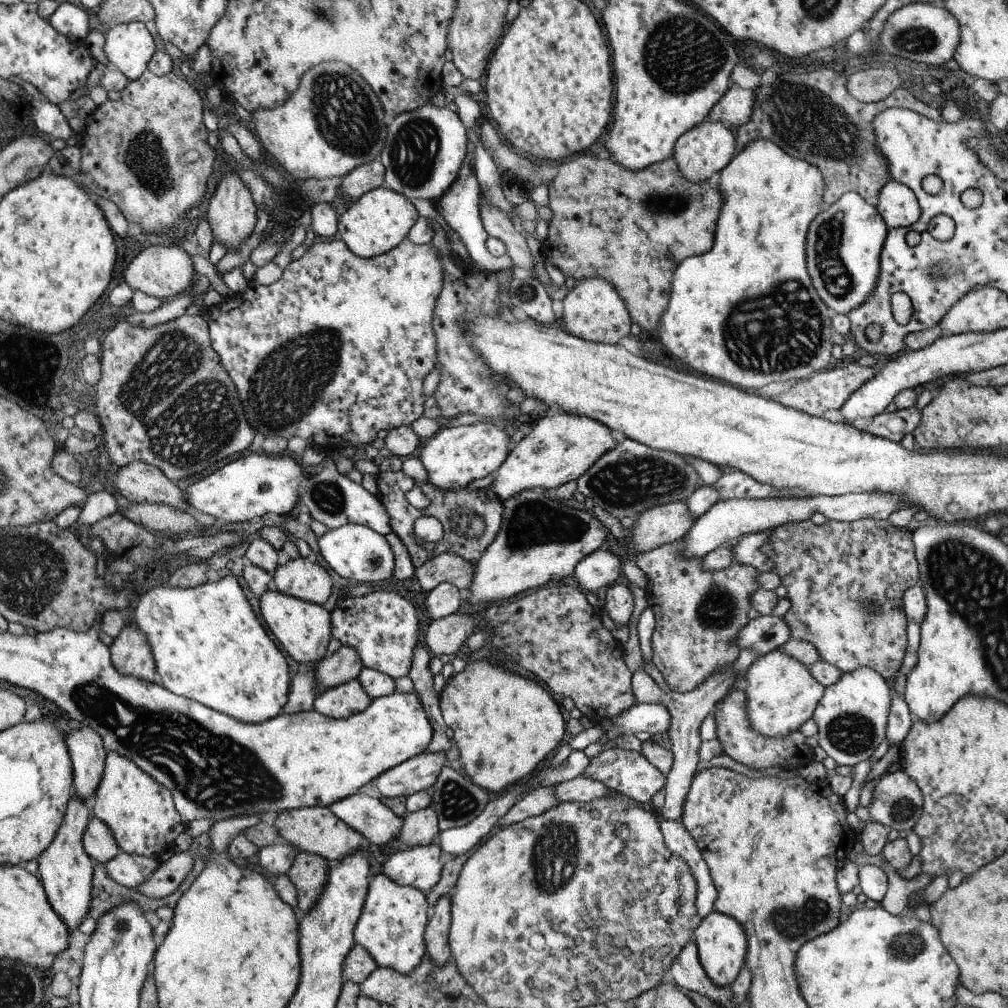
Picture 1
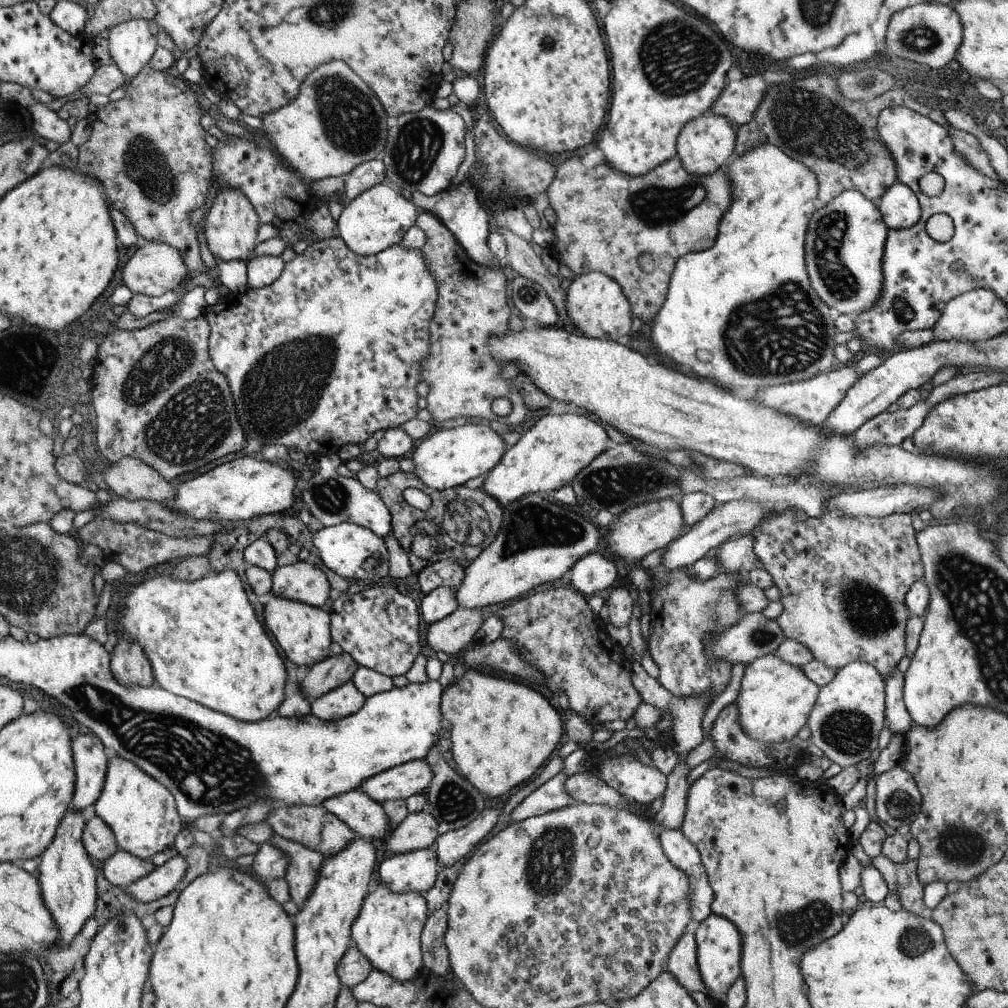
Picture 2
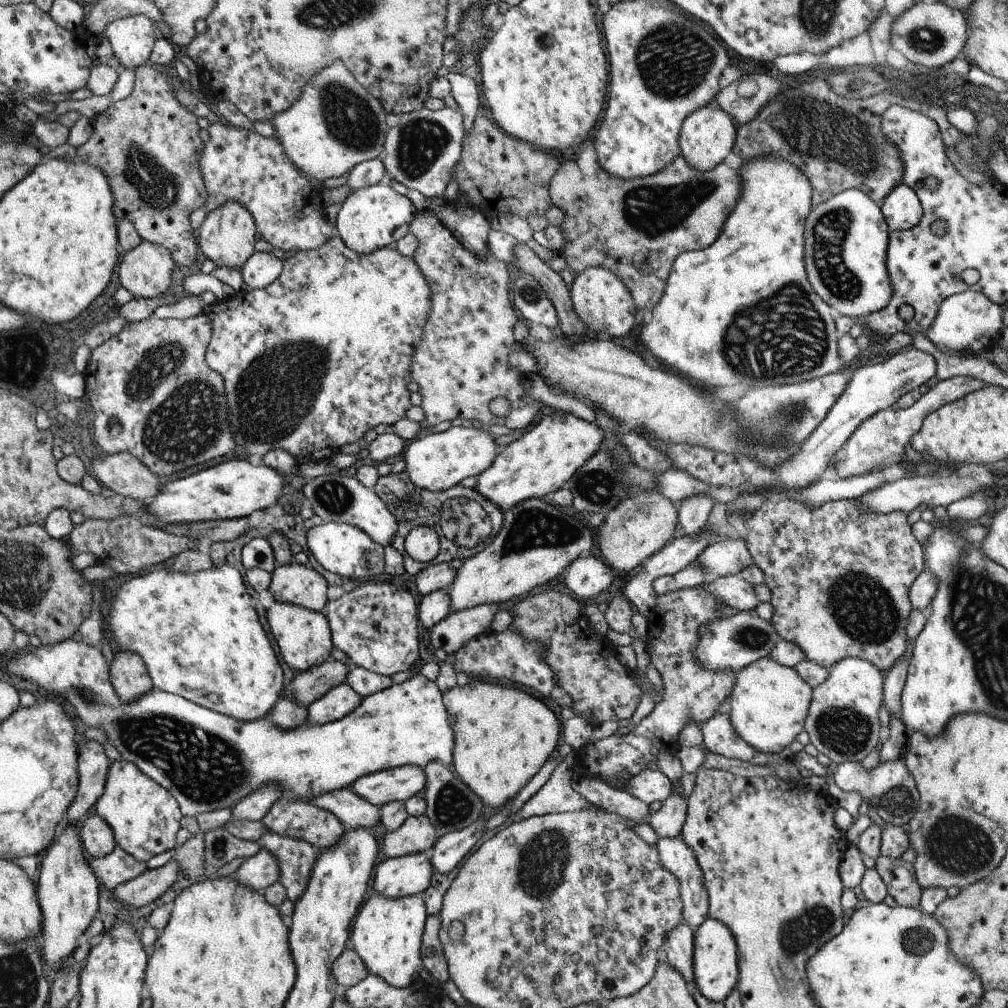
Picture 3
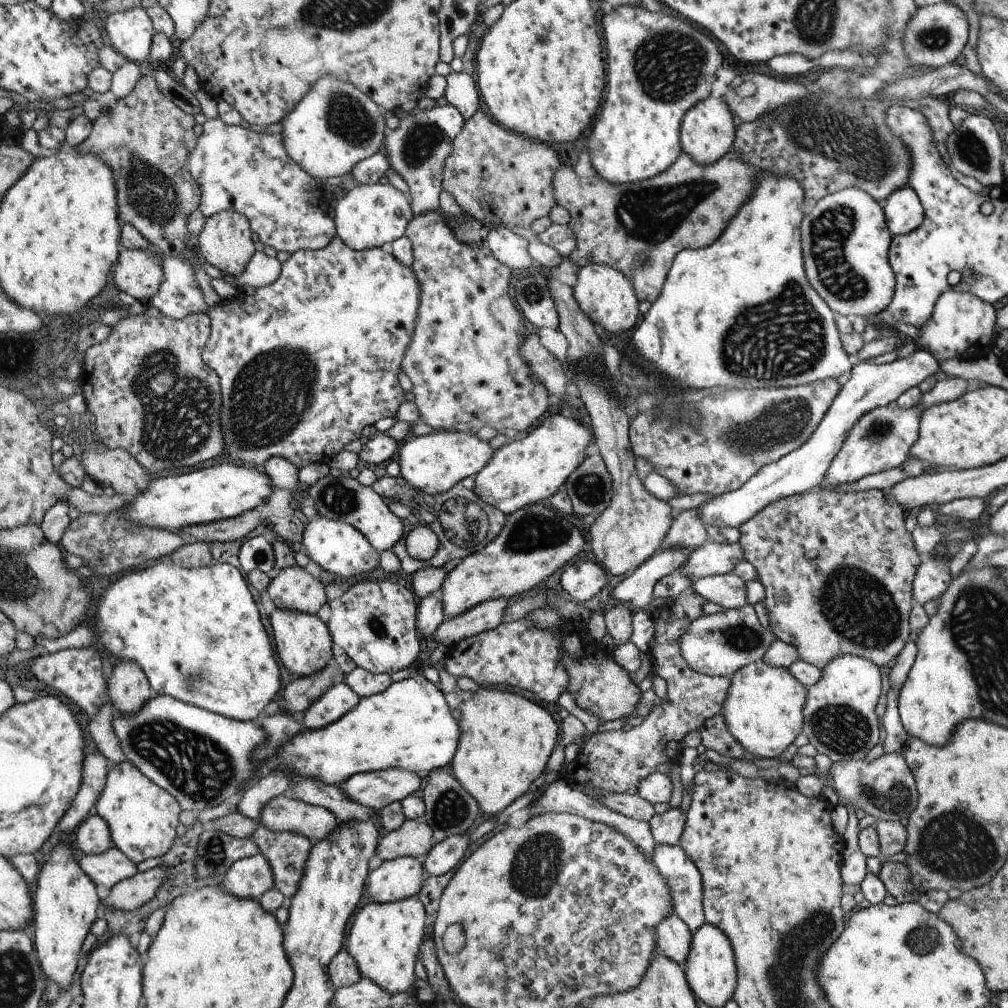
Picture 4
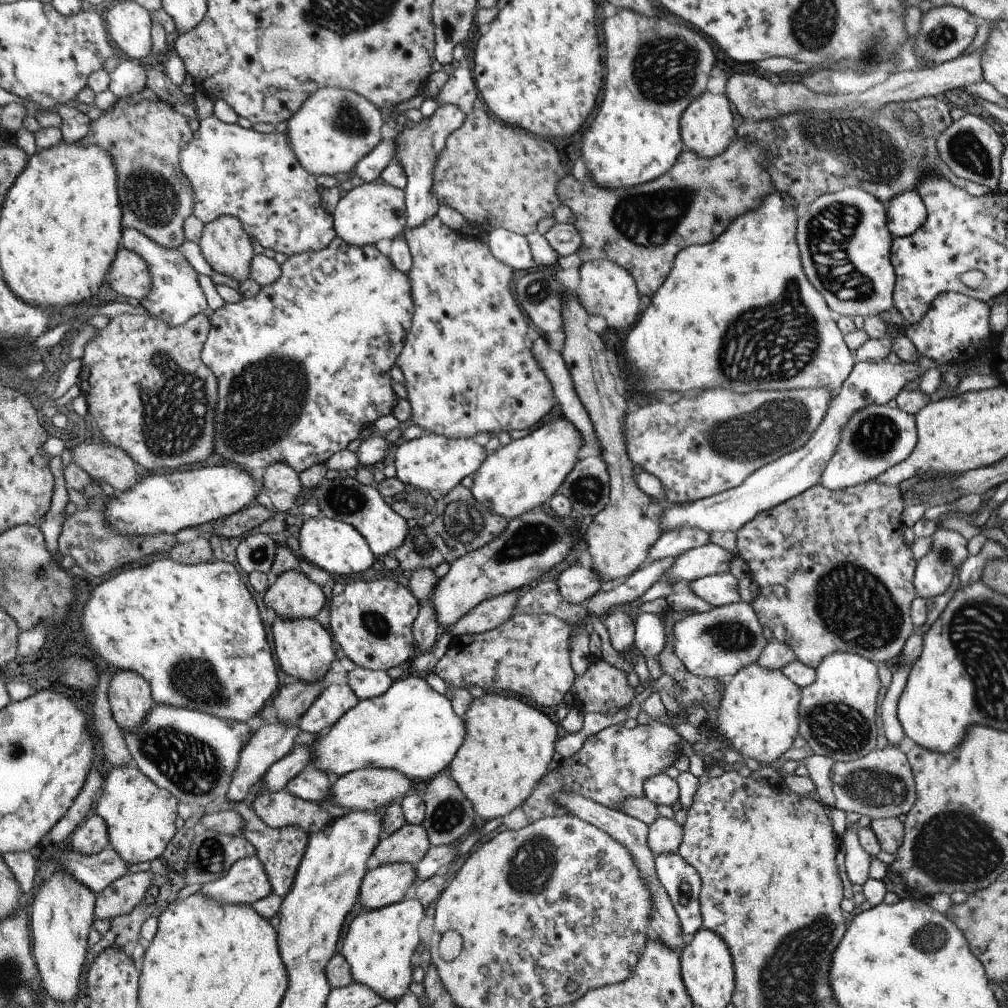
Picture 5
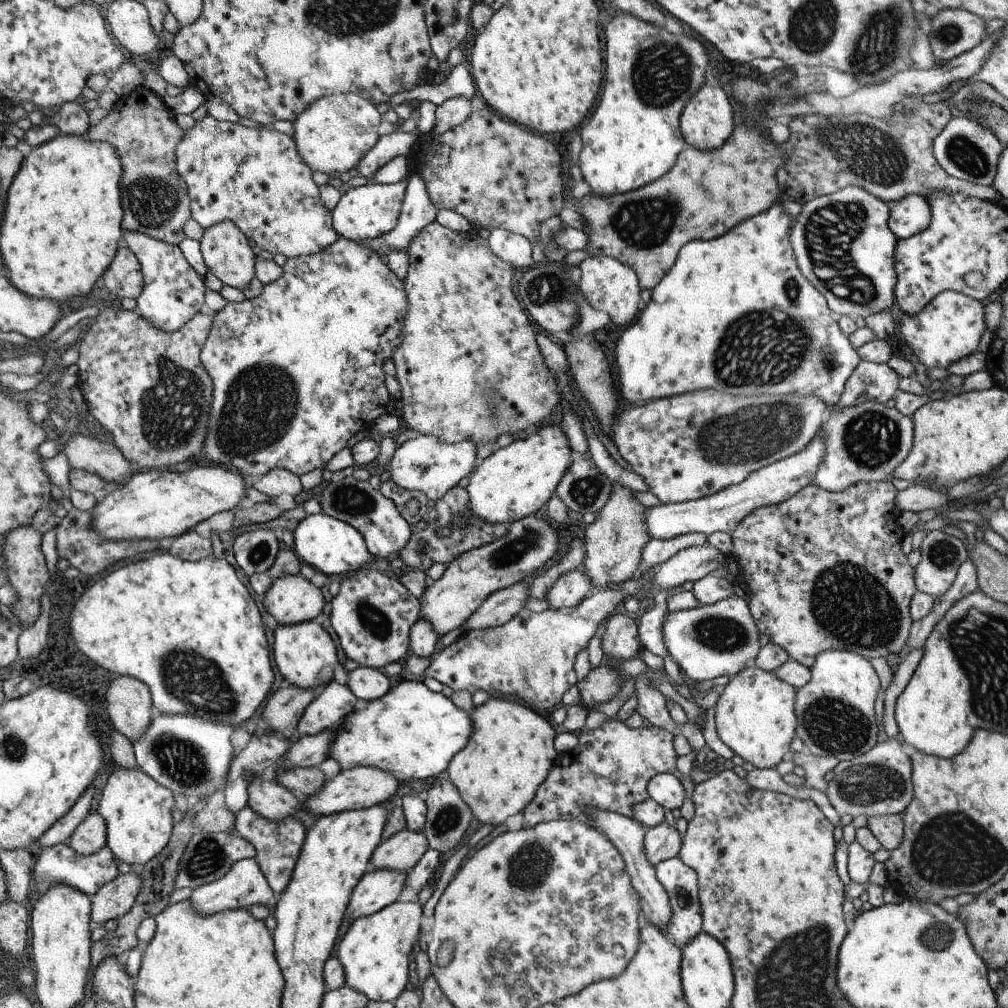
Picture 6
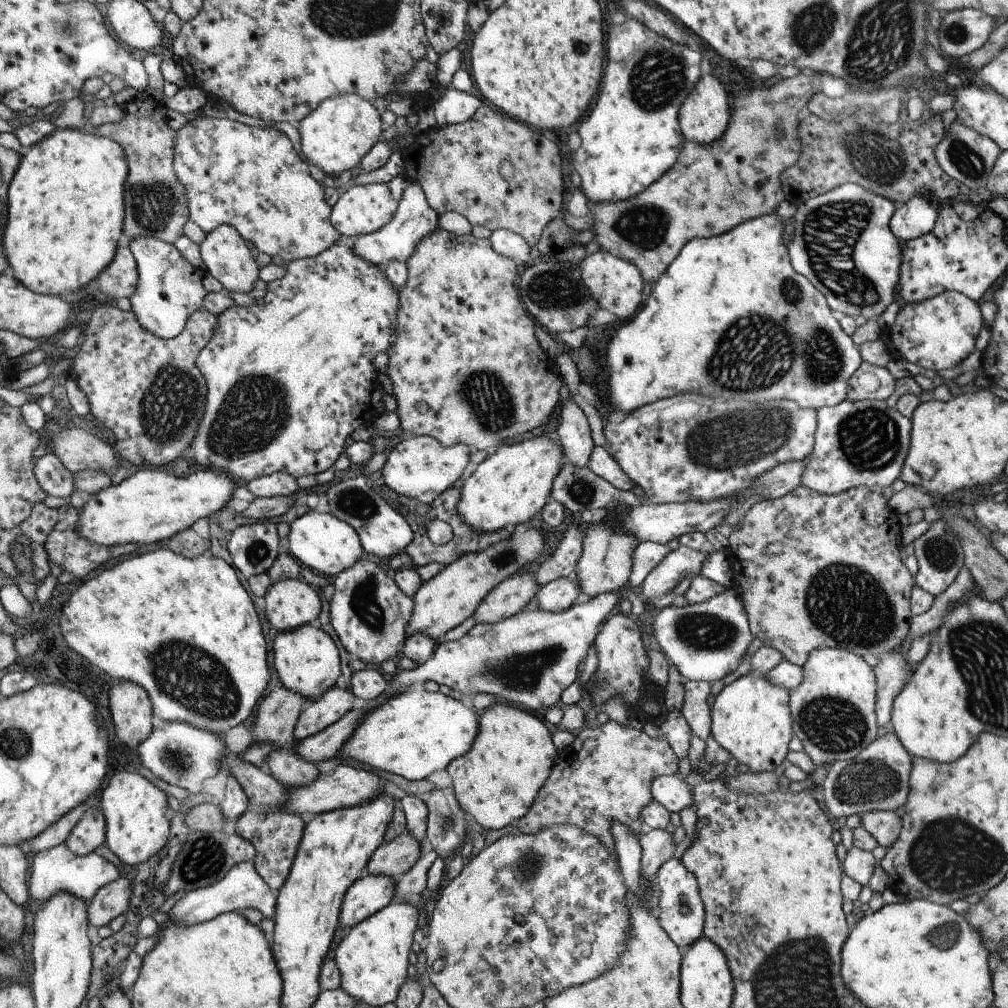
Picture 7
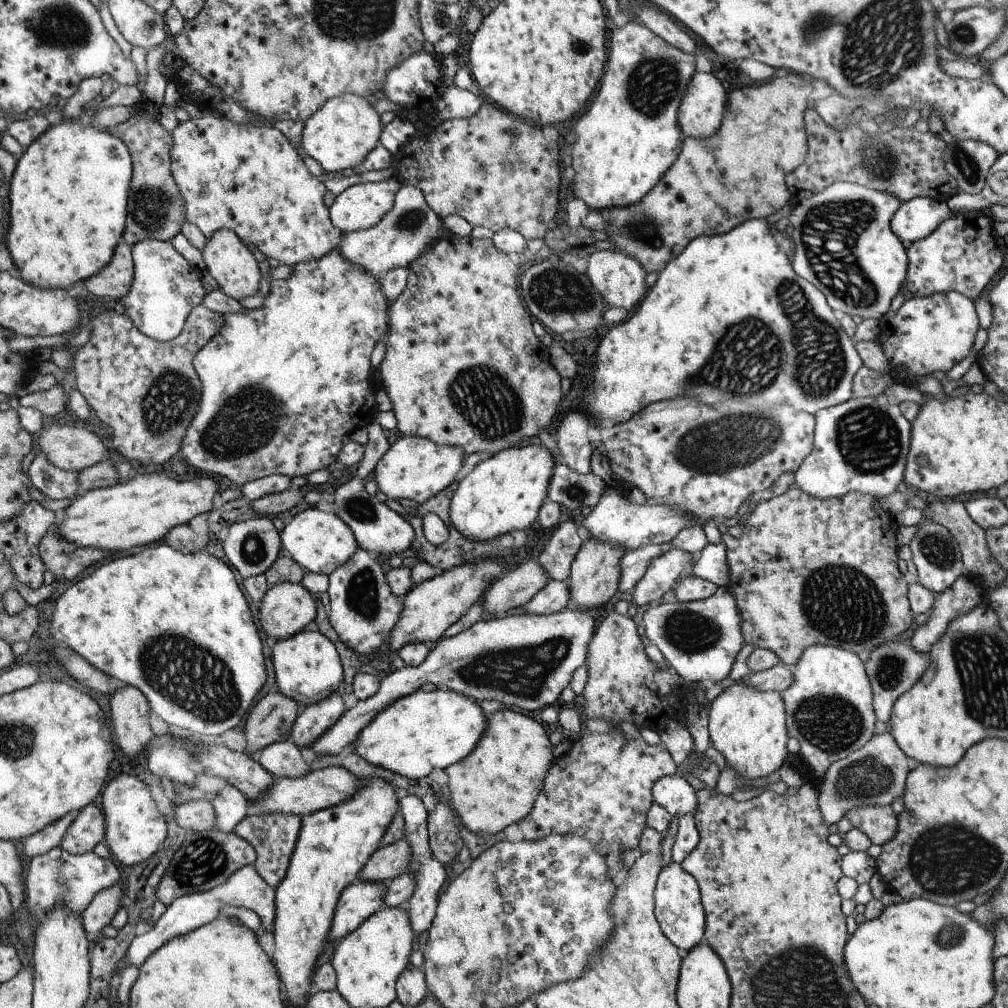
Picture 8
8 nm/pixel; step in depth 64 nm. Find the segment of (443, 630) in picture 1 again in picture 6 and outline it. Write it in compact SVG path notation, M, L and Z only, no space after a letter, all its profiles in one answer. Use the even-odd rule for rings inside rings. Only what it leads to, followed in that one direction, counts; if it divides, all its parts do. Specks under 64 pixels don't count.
M527 580L493 592L482 601L474 614L463 622L463 628L468 632L506 624L520 609L525 608L529 584L529 580Z

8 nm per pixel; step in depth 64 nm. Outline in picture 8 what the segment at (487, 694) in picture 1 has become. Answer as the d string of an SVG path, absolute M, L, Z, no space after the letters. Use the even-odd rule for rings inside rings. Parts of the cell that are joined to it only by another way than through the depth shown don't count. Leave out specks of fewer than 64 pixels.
M508 708L488 714L486 718L485 731L470 754L444 770L449 776L446 795L449 796L451 805L457 812L463 833L470 831L496 834L530 814L555 758L552 753L554 746L548 739L549 733L534 718Z

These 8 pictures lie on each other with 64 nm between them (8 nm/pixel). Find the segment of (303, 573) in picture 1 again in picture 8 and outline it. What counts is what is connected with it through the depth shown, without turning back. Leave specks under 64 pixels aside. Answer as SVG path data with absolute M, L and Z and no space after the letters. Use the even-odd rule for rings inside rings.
M281 582L270 586L262 599L262 626L276 640L300 633L316 618L316 602L302 583Z

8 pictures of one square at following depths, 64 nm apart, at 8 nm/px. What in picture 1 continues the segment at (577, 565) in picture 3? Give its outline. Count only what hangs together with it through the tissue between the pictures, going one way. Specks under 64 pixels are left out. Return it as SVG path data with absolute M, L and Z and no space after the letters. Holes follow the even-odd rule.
M598 549L576 565L571 581L583 592L596 592L618 580L622 564L612 551Z

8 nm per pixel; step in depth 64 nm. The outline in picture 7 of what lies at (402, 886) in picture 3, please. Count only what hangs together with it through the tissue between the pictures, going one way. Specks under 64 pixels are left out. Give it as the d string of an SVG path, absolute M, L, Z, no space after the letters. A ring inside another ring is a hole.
M367 874L366 878L355 883L348 890L343 902L342 926L352 928L392 903L398 879L386 875Z

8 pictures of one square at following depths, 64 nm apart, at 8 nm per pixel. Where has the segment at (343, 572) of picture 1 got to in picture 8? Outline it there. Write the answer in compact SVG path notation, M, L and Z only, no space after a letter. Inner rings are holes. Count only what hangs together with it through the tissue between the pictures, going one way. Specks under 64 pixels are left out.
M317 508L299 512L280 533L282 551L292 557L306 571L328 575L350 562L360 544L351 526L336 513L326 513Z

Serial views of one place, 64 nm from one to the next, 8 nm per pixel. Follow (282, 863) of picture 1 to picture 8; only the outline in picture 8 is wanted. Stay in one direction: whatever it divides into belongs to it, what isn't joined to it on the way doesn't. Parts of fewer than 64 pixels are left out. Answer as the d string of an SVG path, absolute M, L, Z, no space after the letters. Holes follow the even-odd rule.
M242 865L236 869L221 885L212 890L182 895L168 903L166 912L155 922L155 926L145 934L135 936L128 947L126 956L119 963L115 975L119 975L125 964L139 967L153 953L156 952L167 940L192 932L219 916L220 908L224 906L240 906L250 908L261 918L261 926L272 932L275 921L275 890L256 872L254 865Z

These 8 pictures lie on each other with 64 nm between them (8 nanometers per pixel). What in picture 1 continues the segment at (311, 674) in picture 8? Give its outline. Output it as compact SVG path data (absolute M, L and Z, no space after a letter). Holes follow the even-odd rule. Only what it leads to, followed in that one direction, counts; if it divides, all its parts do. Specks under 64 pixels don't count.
M264 591L260 596L262 618L271 633L282 643L282 648L299 664L320 662L330 642L330 613L322 605L284 594L282 591Z

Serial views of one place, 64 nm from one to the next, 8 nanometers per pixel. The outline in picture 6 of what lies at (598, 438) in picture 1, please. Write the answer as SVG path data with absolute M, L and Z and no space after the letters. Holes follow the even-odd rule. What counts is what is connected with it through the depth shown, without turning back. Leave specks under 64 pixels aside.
M560 425L544 426L532 435L514 439L506 446L496 449L488 458L485 458L469 475L470 484L467 484L467 494L470 497L471 514L478 524L506 523L510 525L531 514L536 514L550 497L555 494L556 487L561 483L564 473L570 468L573 448L569 438Z

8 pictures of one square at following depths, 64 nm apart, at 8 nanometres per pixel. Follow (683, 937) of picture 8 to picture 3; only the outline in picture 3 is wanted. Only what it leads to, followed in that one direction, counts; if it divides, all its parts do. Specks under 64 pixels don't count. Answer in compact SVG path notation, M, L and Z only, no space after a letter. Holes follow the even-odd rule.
M681 835L677 837L660 837L656 845L662 866L666 867L672 874L675 874L681 882L683 917L692 930L696 930L708 918L709 914L709 894L696 855L686 842L684 842Z

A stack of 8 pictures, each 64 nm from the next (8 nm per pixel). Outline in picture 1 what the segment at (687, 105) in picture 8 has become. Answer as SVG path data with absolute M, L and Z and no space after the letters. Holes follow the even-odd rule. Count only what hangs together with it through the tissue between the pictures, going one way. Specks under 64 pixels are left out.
M706 119L700 125L685 132L676 141L672 158L676 161L679 172L687 181L701 183L712 180L732 160L732 156L736 152L735 139L736 137L728 126Z

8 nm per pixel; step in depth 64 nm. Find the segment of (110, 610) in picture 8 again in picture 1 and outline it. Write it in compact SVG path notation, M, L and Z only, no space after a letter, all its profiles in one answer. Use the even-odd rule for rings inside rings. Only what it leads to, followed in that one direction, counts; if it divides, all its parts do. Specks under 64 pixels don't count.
M228 575L216 583L189 589L157 586L136 601L134 623L146 636L157 664L158 683L177 695L198 701L204 706L230 715L245 723L261 723L277 717L289 702L291 692L288 664L266 628L258 622L252 606L237 578Z

